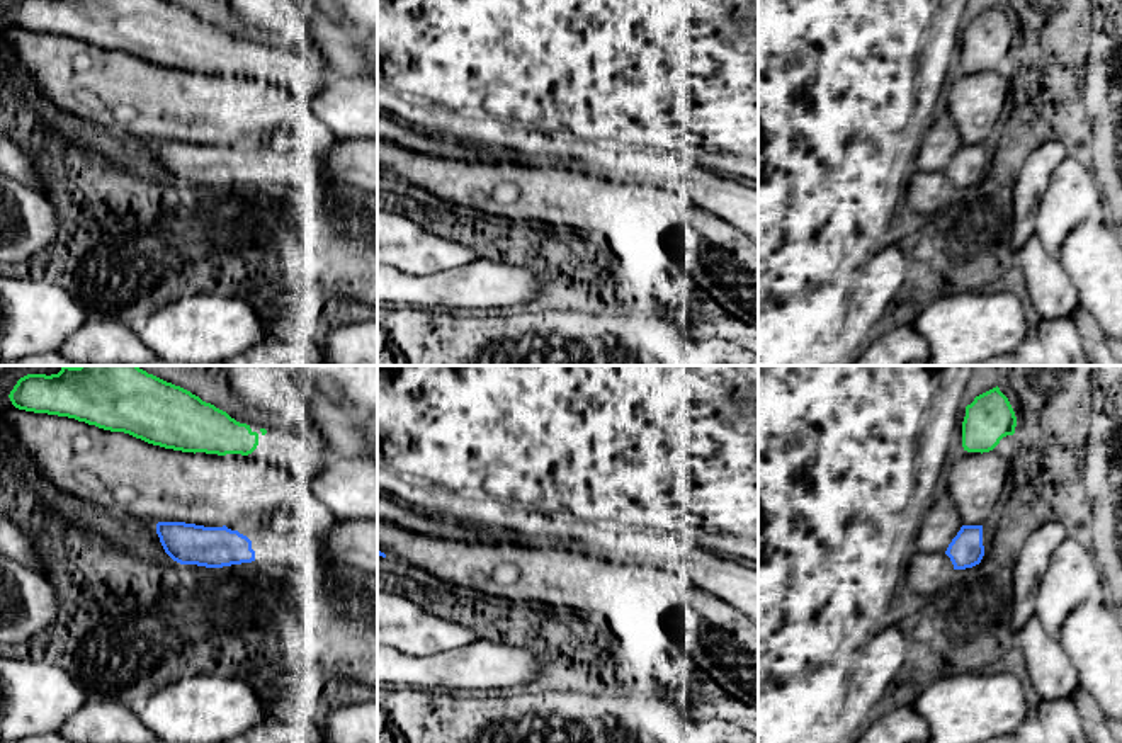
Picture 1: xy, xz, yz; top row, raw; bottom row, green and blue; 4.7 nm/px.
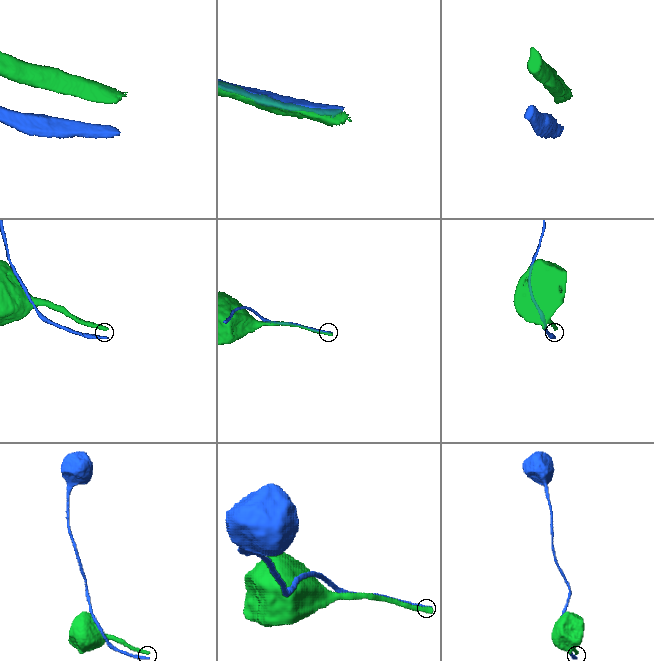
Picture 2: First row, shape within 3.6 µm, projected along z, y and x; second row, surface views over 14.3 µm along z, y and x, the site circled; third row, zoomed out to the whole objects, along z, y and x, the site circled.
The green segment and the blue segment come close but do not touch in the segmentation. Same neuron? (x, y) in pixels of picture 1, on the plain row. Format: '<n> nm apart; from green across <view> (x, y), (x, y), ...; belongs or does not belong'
340 nm apart; from green across xy (194, 72), (184, 141); does not belong

